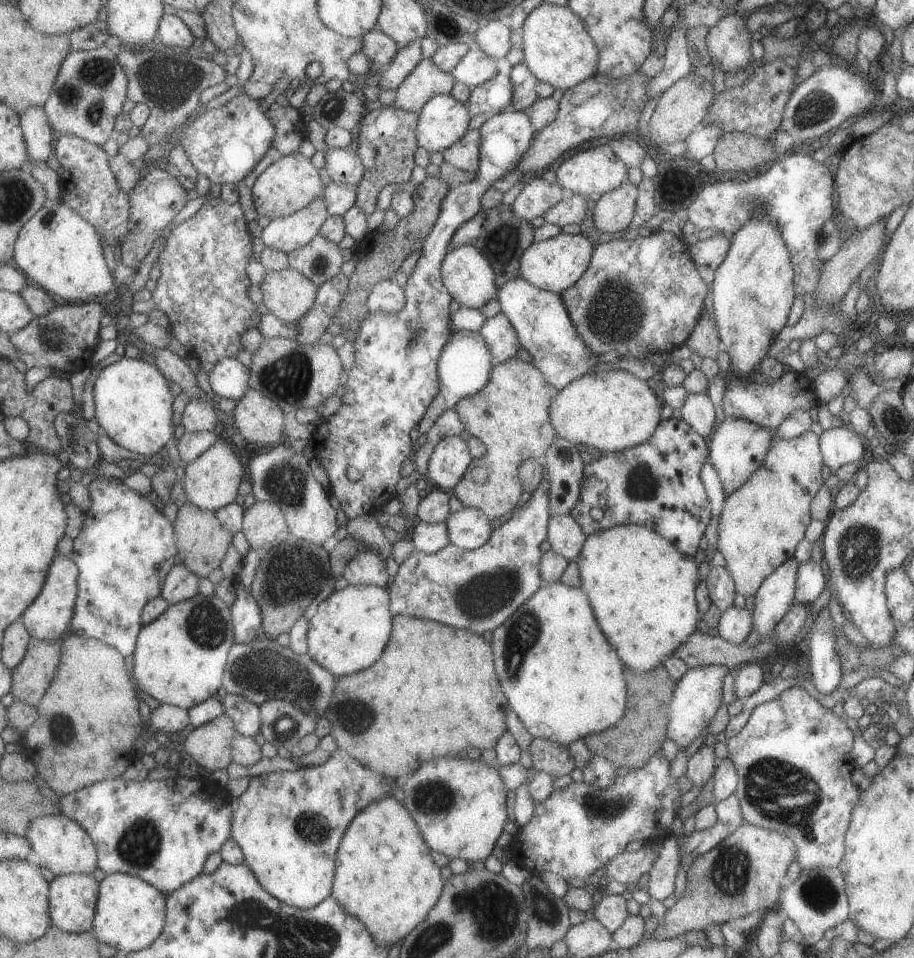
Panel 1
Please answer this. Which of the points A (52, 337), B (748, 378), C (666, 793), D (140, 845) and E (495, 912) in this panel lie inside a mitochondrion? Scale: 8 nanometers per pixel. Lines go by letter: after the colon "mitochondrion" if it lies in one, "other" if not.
A: mitochondrion
B: other
C: other
D: mitochondrion
E: mitochondrion

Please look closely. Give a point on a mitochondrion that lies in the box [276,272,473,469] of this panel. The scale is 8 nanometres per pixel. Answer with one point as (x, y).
(415, 325)

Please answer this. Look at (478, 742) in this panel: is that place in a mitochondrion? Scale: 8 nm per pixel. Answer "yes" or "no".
no

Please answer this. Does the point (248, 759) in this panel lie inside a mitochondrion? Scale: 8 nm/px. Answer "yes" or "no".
no

